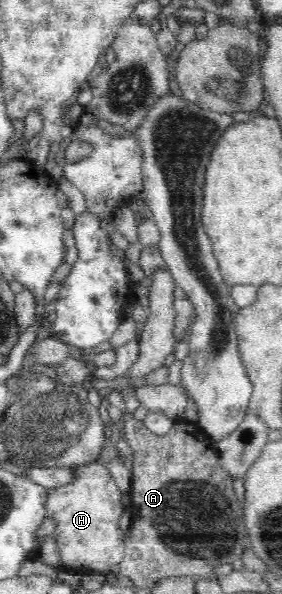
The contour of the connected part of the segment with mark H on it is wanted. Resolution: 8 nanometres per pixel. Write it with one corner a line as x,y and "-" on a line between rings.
87,463
71,466
75,479
67,485
47,488
46,517
57,522
54,531
57,539
61,568
77,573
109,574
124,557
126,535
119,528
124,513
121,490
103,463

